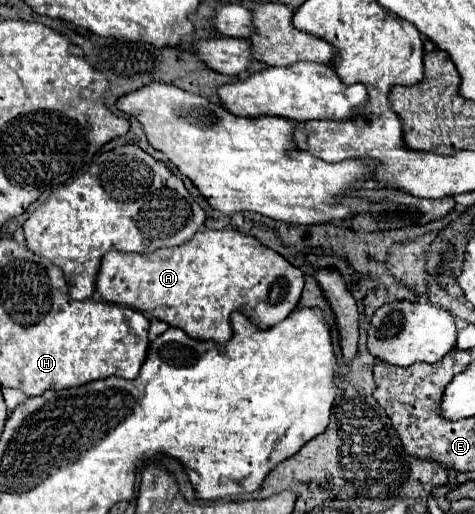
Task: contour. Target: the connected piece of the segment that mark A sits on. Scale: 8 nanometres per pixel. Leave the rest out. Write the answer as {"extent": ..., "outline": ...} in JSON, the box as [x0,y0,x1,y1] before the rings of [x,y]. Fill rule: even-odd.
{"extent":[95,230,303,344],"outline":[[[203,230],[193,236],[187,244],[175,248],[161,248],[147,254],[121,254],[109,252],[103,256],[95,290],[101,294],[105,302],[123,304],[135,310],[141,310],[169,326],[181,328],[187,336],[195,340],[213,340],[225,344],[231,336],[229,314],[239,310],[243,312],[257,328],[267,330],[281,320],[285,320],[297,306],[303,290],[303,272],[293,268],[283,256],[259,244],[257,238],[245,236],[237,230]]]}

